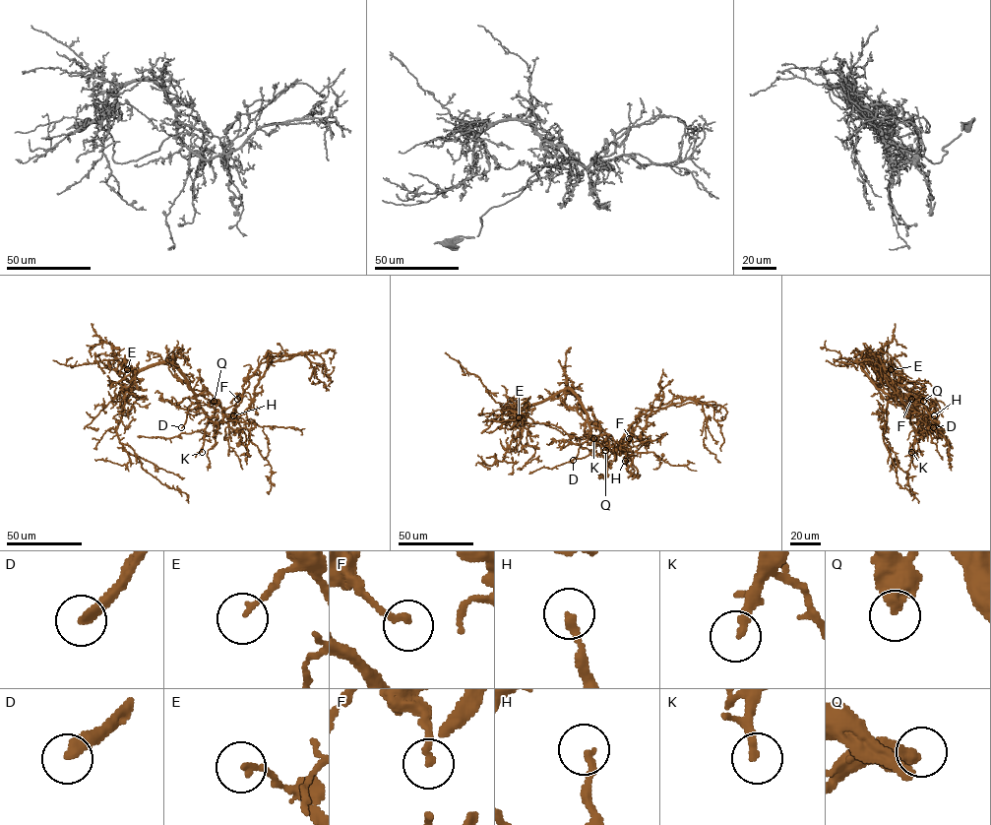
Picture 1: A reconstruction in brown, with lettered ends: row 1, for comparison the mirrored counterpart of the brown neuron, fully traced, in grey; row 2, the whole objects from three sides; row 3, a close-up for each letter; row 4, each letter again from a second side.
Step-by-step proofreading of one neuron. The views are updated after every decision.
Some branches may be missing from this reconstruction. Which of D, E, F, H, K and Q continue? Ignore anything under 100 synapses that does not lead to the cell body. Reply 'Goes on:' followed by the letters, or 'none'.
Goes on: D, K

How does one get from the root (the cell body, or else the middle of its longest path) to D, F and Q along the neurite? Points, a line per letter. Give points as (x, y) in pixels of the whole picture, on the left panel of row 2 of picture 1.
D: (195, 390), (203, 392), (196, 397), (199, 407), (189, 411), (181, 427)
F: (195, 390), (208, 390), (224, 410), (236, 403), (240, 394), (237, 399)
Q: (195, 390), (208, 390), (220, 403), (216, 406), (214, 401)

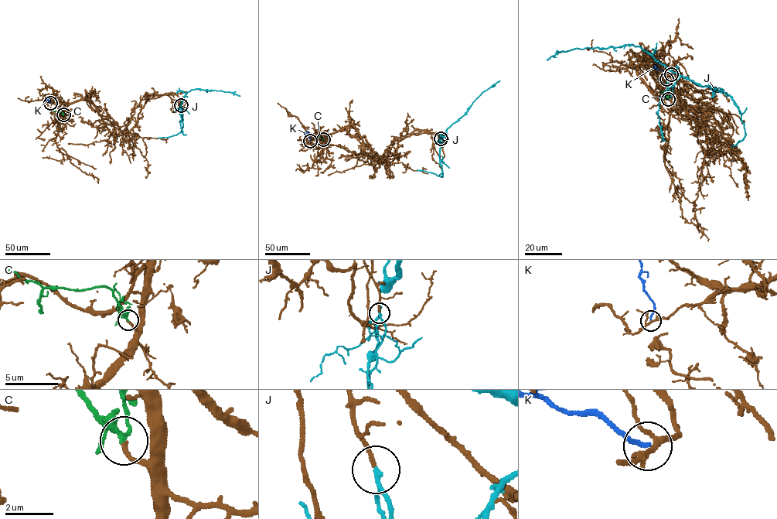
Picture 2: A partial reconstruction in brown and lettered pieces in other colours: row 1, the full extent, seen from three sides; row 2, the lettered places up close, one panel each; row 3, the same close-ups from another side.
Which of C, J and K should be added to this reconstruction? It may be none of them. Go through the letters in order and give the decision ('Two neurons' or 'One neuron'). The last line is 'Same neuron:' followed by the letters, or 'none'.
C: One neuron
J: Two neurons
K: Two neurons
Same neuron: C

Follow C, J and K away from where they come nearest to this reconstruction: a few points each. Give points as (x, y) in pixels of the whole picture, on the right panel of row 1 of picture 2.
C: (669, 98), (659, 90)
J: (666, 79), (667, 85), (672, 87), (680, 76), (632, 44), (604, 48), (574, 48), (558, 52), (546, 59)
K: (671, 74), (659, 69), (654, 66), (657, 65)

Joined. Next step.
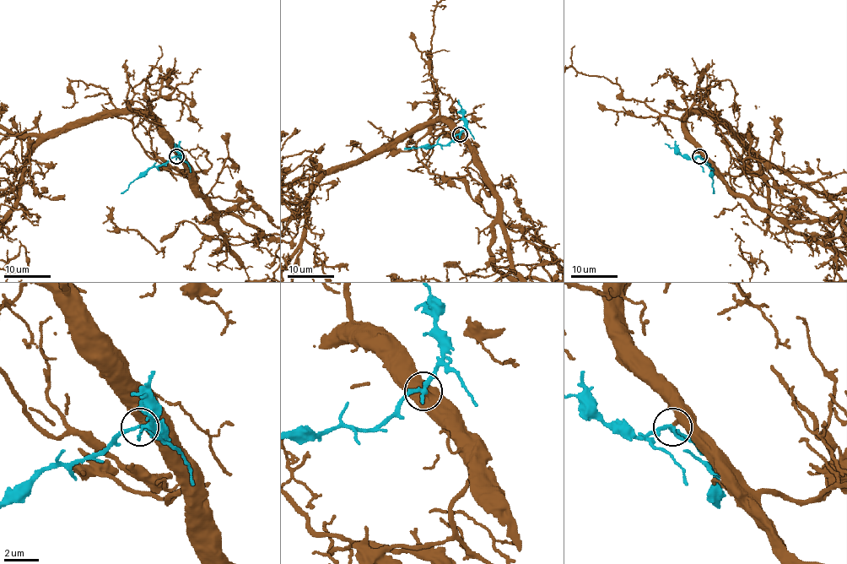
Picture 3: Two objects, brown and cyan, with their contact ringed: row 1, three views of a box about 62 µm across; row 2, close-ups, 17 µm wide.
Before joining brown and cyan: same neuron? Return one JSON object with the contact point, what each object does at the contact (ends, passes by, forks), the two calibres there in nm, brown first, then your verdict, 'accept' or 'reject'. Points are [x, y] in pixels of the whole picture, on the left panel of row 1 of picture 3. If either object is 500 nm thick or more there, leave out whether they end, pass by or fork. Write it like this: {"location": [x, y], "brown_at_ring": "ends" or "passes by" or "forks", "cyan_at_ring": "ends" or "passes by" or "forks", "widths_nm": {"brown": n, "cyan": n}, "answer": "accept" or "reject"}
{"location": [176, 156], "brown_at_ring": "ends", "cyan_at_ring": "passes by", "widths_nm": {"brown": 300, "cyan": 240}, "answer": "accept"}

